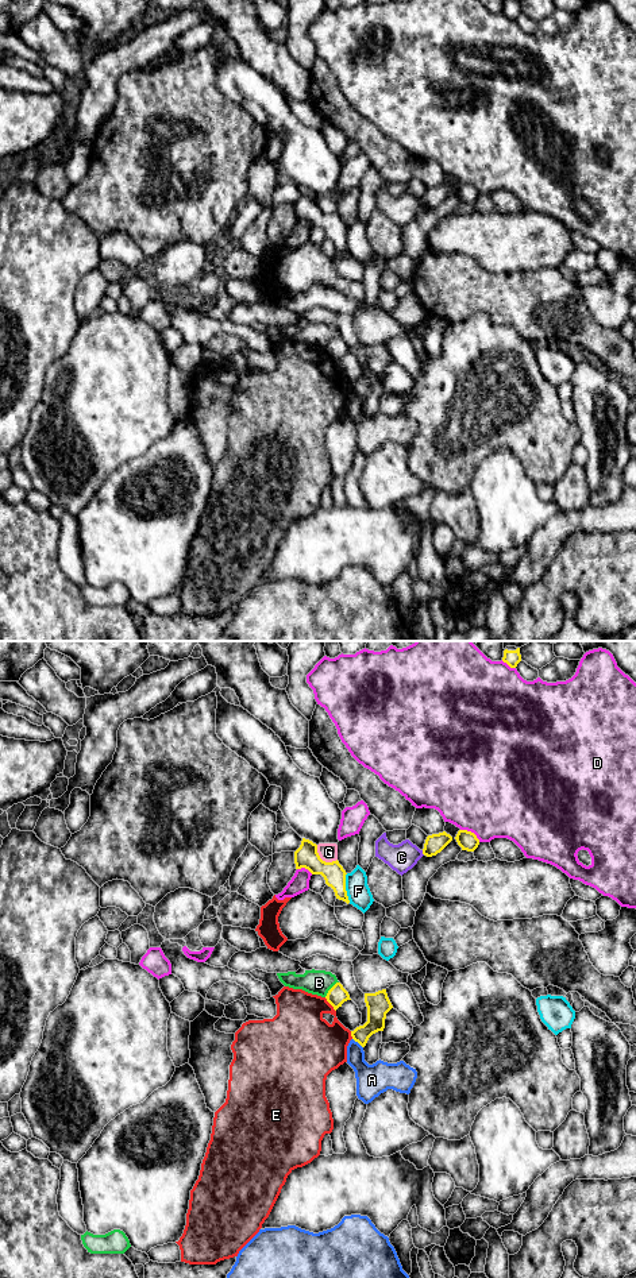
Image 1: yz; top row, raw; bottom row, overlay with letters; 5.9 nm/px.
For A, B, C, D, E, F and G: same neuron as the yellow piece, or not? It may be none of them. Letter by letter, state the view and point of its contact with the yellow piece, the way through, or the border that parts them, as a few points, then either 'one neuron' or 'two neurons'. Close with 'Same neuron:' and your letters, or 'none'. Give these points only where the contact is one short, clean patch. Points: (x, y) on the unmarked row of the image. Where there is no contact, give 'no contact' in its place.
A: meets yellow in yz at (358, 394); border along yz (353, 390), (362, 400); two neurons
B: meets yellow in yz at (330, 342); border along yz (338, 334), (324, 348); two neurons
C: meets yellow in yz at (423, 205); two neurons
D: meets yellow in yz at (470, 184); two neurons
E: meets yellow in yz at (330, 355); two neurons
F: meets yellow in yz at (345, 240); two neurons
G: meets yellow in yz at (322, 212); two neurons
Same neuron: none

